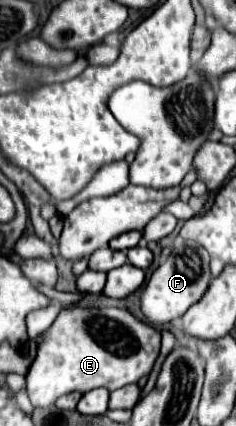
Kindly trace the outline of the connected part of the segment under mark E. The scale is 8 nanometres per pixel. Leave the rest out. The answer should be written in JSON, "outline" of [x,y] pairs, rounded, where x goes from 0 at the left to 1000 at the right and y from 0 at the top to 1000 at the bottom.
{"outline":[[[297,721],[254,730],[220,768],[203,772],[203,786],[186,805],[161,819],[161,833],[144,852],[127,857],[127,871],[110,880],[119,899],[119,932],[144,955],[212,955],[254,927],[331,918],[364,923],[407,908],[441,908],[458,918],[508,913],[551,899],[585,899],[602,885],[636,880],[661,843],[678,833],[678,777],[644,763],[576,749],[551,730],[500,725],[500,721]]]}

